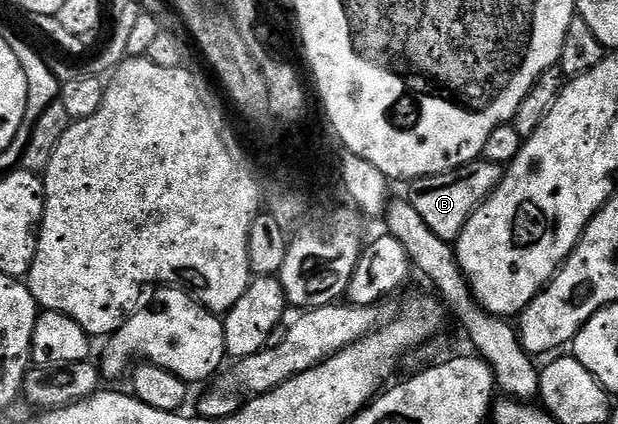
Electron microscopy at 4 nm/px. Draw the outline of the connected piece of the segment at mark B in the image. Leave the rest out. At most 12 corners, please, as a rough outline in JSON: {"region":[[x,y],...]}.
{"region":[[478,159],[417,178],[407,200],[453,243],[502,166]]}

